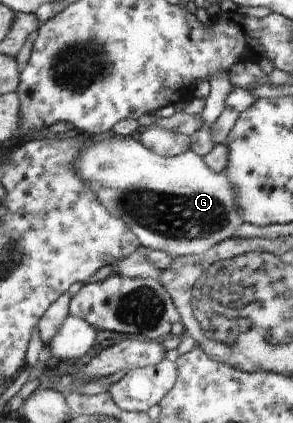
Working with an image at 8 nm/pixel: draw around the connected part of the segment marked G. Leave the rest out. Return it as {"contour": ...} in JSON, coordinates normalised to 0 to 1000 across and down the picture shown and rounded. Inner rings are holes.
{"contour":[[[464,319],[389,322],[334,333],[290,322],[287,340],[294,345],[256,385],[259,411],[328,456],[382,511],[430,525],[437,539],[474,560],[478,577],[505,591],[570,596],[587,610],[679,603],[734,577],[799,560],[805,546],[829,534],[833,518],[819,506],[788,418],[765,411],[765,404],[741,409],[710,397],[693,369],[652,350],[614,369],[546,369],[474,333]]]}

